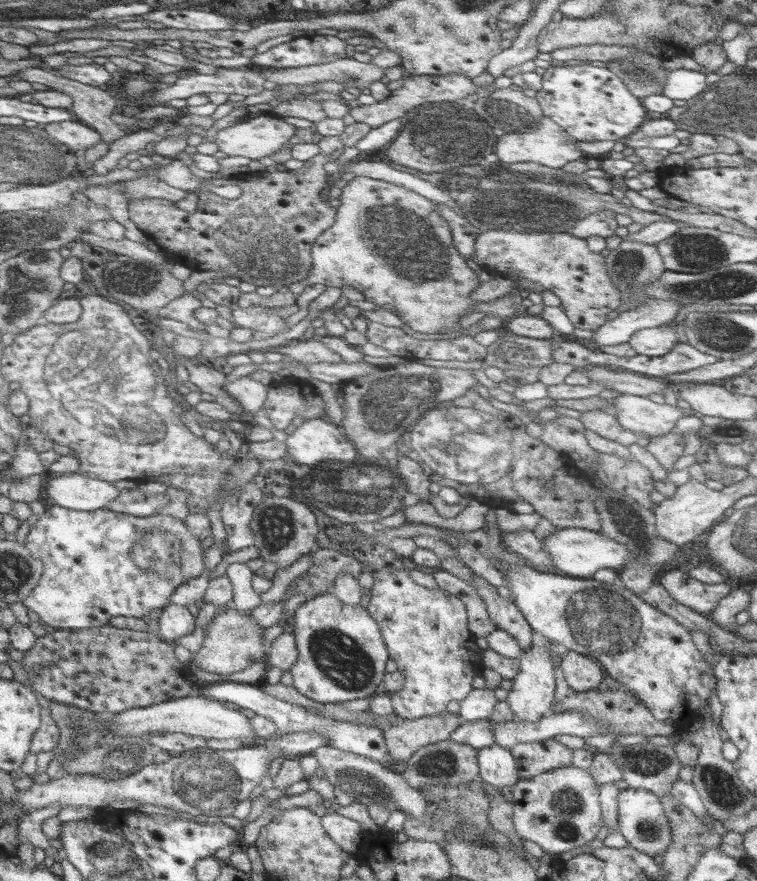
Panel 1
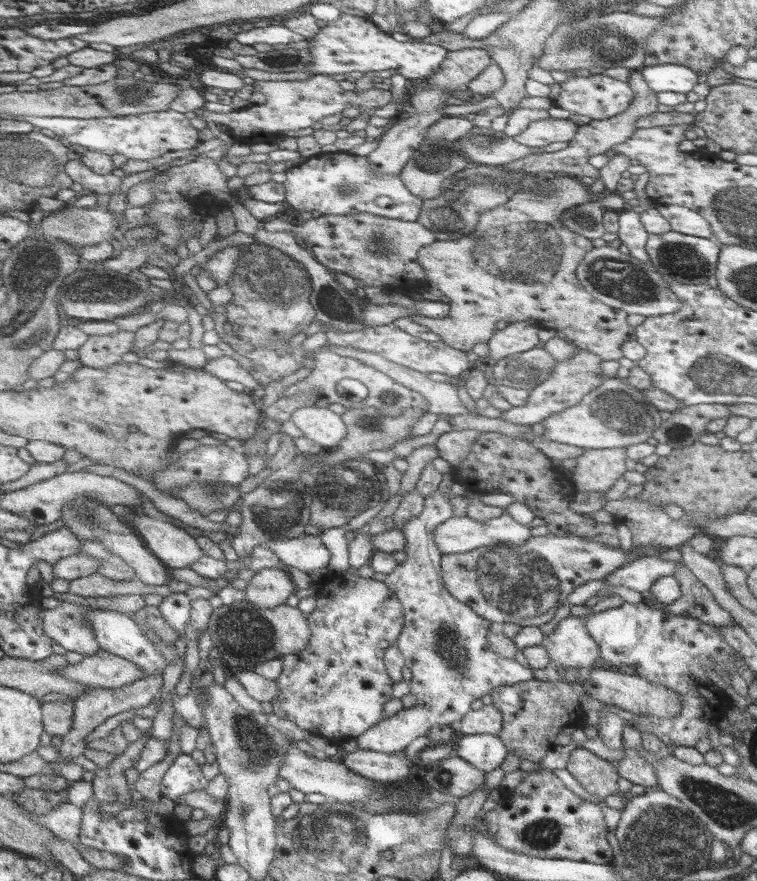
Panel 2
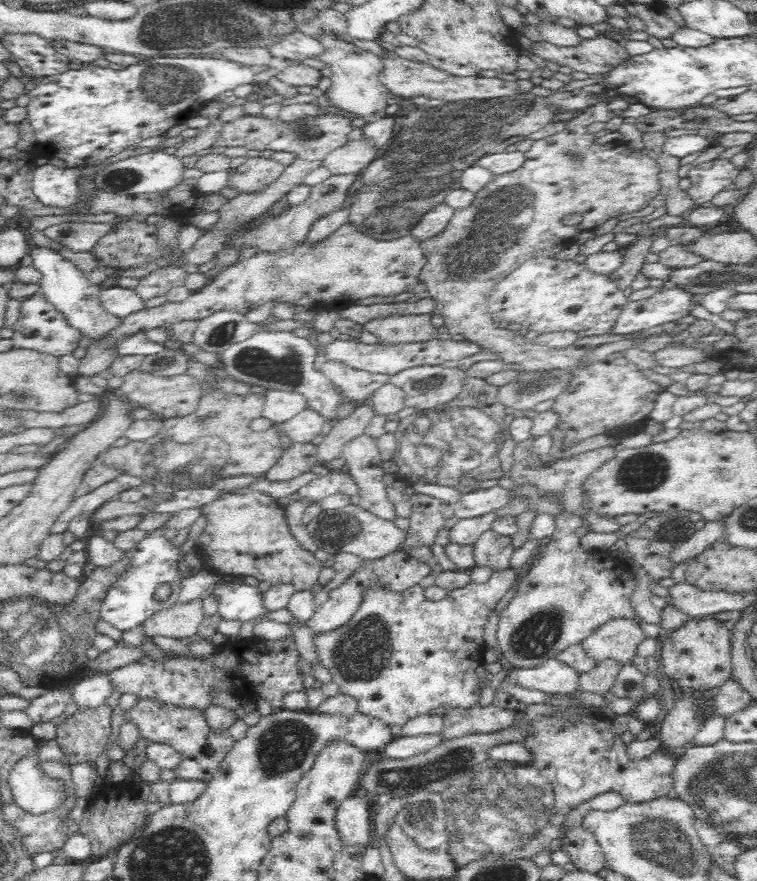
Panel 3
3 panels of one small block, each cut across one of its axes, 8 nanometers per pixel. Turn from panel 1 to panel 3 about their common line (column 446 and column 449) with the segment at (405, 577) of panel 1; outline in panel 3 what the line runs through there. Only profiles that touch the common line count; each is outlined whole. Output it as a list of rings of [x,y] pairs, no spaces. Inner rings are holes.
[[[516,569],[494,571],[485,583],[470,581],[464,587],[448,592],[438,601],[428,601],[424,588],[412,585],[404,592],[392,592],[380,580],[374,580],[364,592],[360,608],[346,624],[336,630],[313,638],[314,650],[322,665],[330,673],[333,682],[339,686],[339,692],[351,696],[357,704],[357,711],[379,719],[388,726],[404,726],[408,720],[426,715],[434,706],[450,704],[470,708],[478,704],[480,686],[476,682],[474,670],[484,664],[483,655],[484,625],[488,613],[508,592],[516,580]]]

